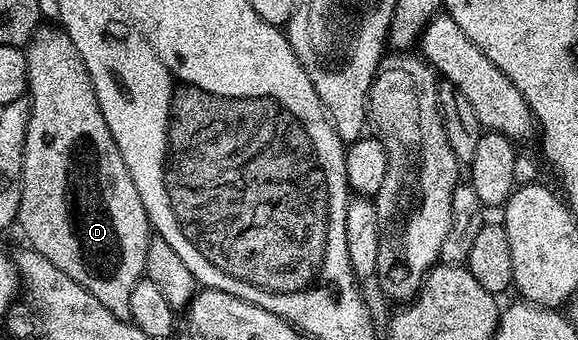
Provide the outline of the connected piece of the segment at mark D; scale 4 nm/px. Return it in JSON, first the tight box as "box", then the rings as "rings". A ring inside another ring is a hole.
{"box":[18,24,150,320],"rings":[[[41,24],[28,41],[26,47],[28,56],[28,93],[32,107],[30,108],[30,124],[26,128],[24,141],[24,179],[22,180],[22,204],[18,208],[18,230],[24,233],[24,238],[31,249],[36,250],[54,268],[62,268],[75,282],[82,284],[86,292],[90,292],[114,316],[121,320],[130,319],[130,292],[134,292],[134,284],[139,278],[145,277],[144,265],[146,252],[150,241],[150,223],[146,216],[146,208],[142,204],[142,196],[138,196],[138,188],[134,188],[134,180],[130,180],[130,172],[118,152],[118,144],[114,144],[114,136],[110,136],[110,128],[106,128],[106,120],[102,116],[102,108],[98,104],[98,96],[94,92],[94,84],[90,72],[86,68],[86,60],[82,60],[78,48],[74,48],[74,40],[59,25]]]}

